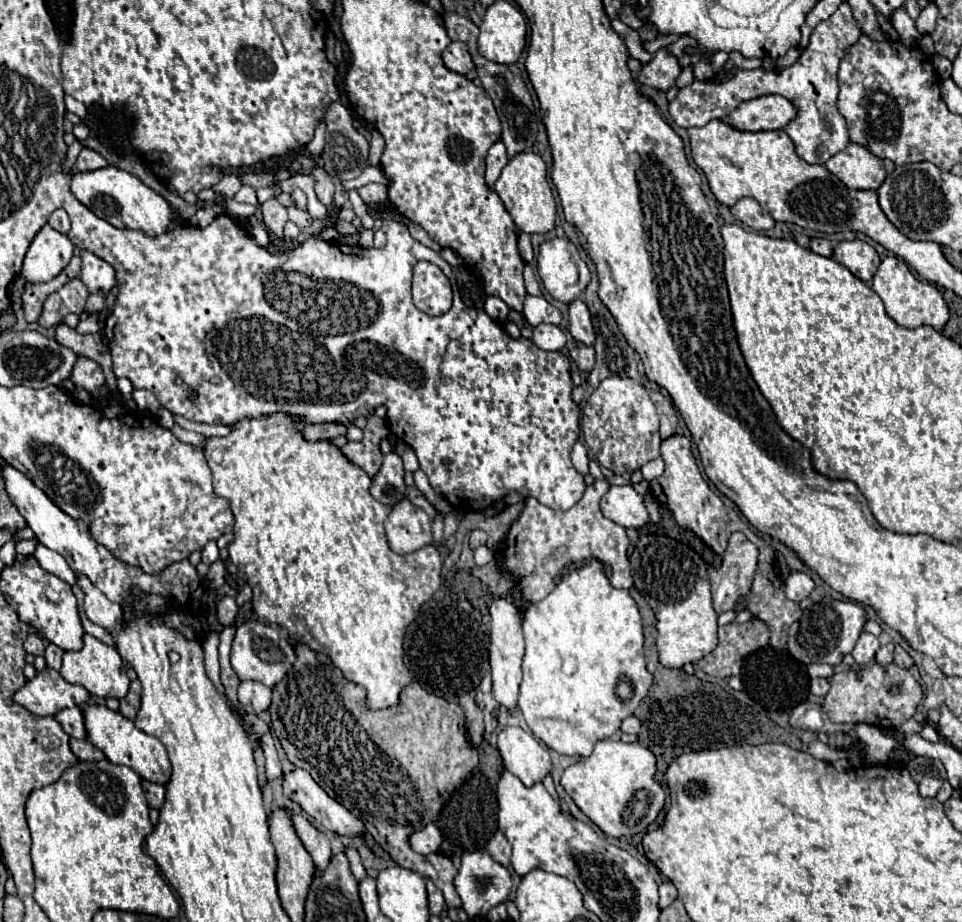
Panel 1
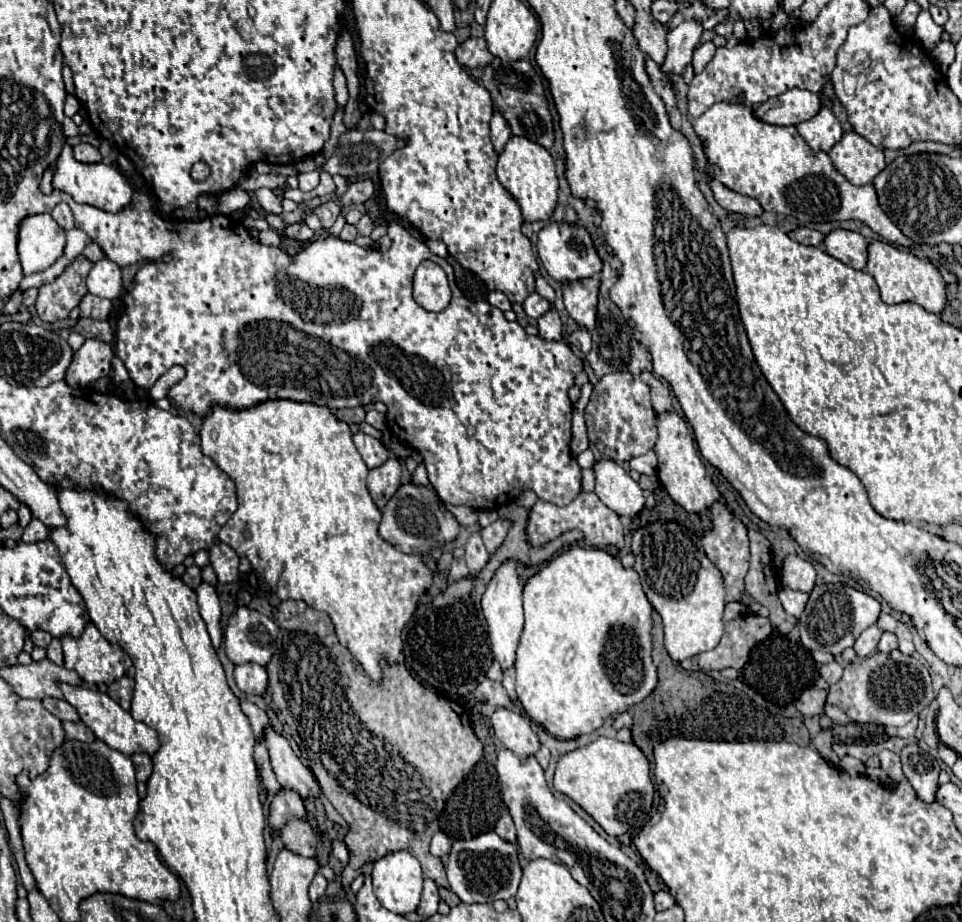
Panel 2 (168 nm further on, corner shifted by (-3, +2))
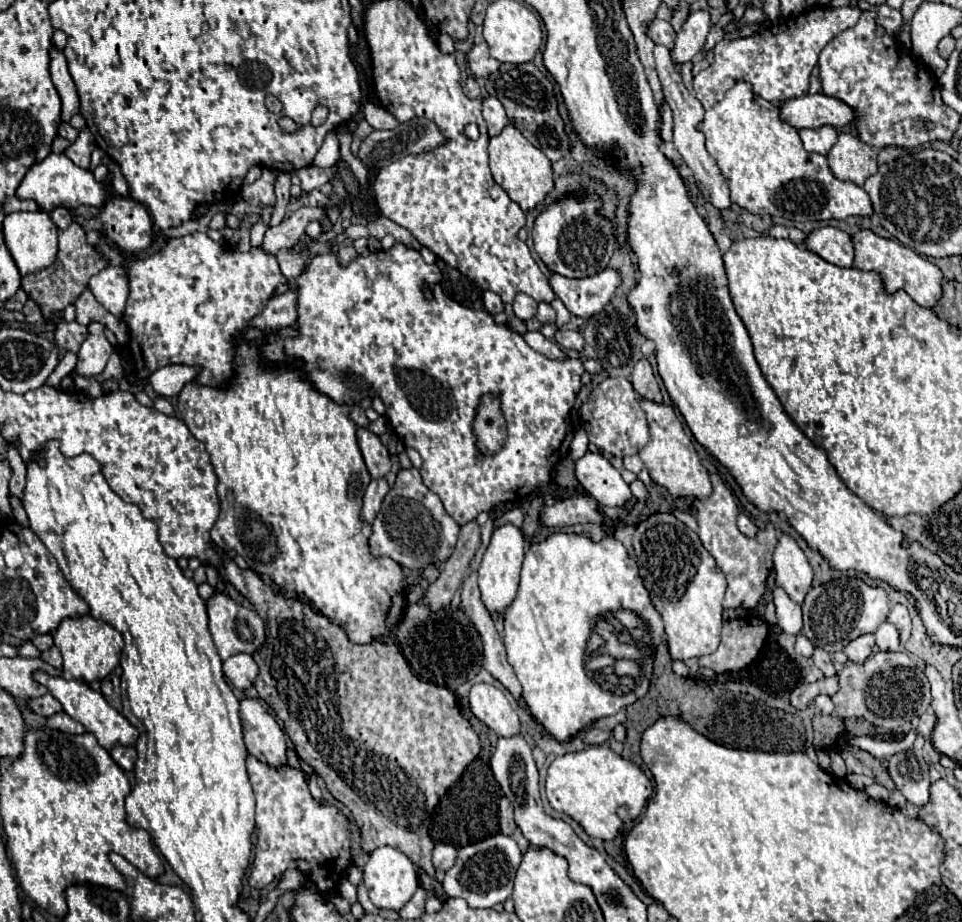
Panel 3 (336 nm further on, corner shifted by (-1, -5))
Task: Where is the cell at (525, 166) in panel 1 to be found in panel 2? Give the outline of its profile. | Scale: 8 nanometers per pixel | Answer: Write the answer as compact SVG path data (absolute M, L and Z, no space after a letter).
M511 136L499 154L497 178L505 186L505 190L509 190L511 196L519 202L523 218L527 222L549 220L557 204L559 184L557 184L557 174L555 174L555 162L541 144L521 138L521 136Z

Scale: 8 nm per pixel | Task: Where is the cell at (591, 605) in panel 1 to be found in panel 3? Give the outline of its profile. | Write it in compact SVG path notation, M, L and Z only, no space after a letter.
M555 533L543 543L531 545L529 551L525 553L523 569L521 569L521 583L517 597L507 609L505 615L505 649L507 649L507 659L509 665L515 669L515 675L519 683L523 685L523 699L535 717L557 741L569 741L577 733L581 733L585 727L593 725L595 721L603 717L611 717L619 713L623 707L635 703L649 691L650 678L653 674L653 658L651 656L644 660L640 683L632 692L625 695L616 695L603 691L599 683L595 683L583 665L585 661L585 647L591 637L593 627L595 627L595 617L607 612L627 609L639 615L649 627L651 637L655 641L661 641L663 637L663 619L659 617L657 609L651 605L649 593L643 587L643 581L639 577L637 563L629 557L627 549L615 539L615 537L605 537L599 543L589 541L587 537L581 535L565 535L565 533Z

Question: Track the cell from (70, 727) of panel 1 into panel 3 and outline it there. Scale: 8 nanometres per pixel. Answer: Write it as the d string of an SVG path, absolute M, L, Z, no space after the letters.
M43 695L43 697L37 697L37 699L31 699L29 701L29 707L37 713L37 715L43 715L43 717L51 717L55 713L63 713L63 707L61 703L51 695Z

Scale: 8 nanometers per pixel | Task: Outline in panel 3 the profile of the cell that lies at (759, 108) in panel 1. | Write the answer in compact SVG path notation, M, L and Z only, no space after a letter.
M823 93L803 95L789 99L781 105L779 117L793 125L795 129L819 129L823 125L847 125L853 123L855 113L843 101L835 97L827 97Z

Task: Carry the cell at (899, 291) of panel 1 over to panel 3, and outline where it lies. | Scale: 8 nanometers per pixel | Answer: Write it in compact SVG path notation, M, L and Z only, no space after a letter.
M859 231L857 235L853 235L853 245L855 245L855 267L863 271L875 271L881 277L881 283L889 295L903 289L917 305L927 309L935 307L935 303L941 299L943 273L927 257L917 255L913 249L903 247L897 241L881 239L871 231Z

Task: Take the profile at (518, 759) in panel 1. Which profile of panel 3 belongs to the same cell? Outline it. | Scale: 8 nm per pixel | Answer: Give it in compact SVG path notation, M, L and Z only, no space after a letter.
M485 683L473 685L469 703L473 715L495 731L497 737L515 737L521 733L519 717L499 689Z

